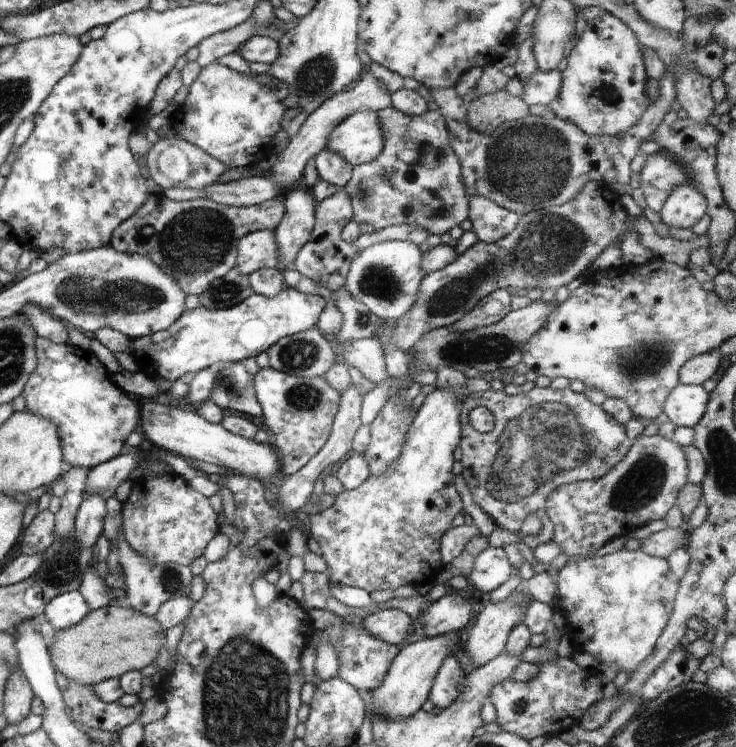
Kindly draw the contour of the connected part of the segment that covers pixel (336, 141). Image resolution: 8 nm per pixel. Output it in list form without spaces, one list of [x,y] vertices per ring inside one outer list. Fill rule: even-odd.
[[[358,111],[334,127],[326,148],[356,166],[377,158],[383,146],[384,139],[377,114]]]

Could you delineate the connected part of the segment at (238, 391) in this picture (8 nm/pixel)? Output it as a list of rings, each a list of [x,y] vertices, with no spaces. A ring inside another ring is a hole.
[[[243,361],[221,365],[215,374],[211,399],[222,409],[234,410],[251,418],[263,415],[256,398],[253,377],[246,371]]]

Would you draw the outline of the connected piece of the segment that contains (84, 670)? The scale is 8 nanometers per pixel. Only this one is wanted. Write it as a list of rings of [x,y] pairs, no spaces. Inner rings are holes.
[[[110,604],[91,610],[78,625],[56,631],[49,655],[56,671],[70,681],[91,686],[130,671],[141,671],[154,663],[165,646],[164,640],[165,632],[154,617],[130,606]]]

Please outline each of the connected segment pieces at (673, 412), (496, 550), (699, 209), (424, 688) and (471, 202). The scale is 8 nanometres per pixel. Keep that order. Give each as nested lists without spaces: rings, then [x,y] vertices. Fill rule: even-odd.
[[[678,383],[666,397],[663,412],[677,426],[690,426],[704,416],[709,394],[701,385]]]
[[[489,546],[476,556],[468,577],[486,598],[492,590],[498,589],[508,580],[512,567],[503,548]]]
[[[677,186],[659,210],[666,228],[692,228],[707,214],[707,200],[697,186]]]
[[[464,633],[443,634],[437,637],[426,637],[417,642],[400,647],[400,652],[392,661],[384,682],[372,691],[371,707],[372,713],[383,719],[398,720],[402,717],[414,714],[421,708],[422,704],[429,699],[429,692],[433,685],[433,680],[438,674],[445,658],[452,653],[454,646],[460,647],[461,636]]]
[[[482,195],[468,197],[468,218],[472,221],[472,232],[480,241],[498,242],[516,228],[521,215],[498,206]]]

